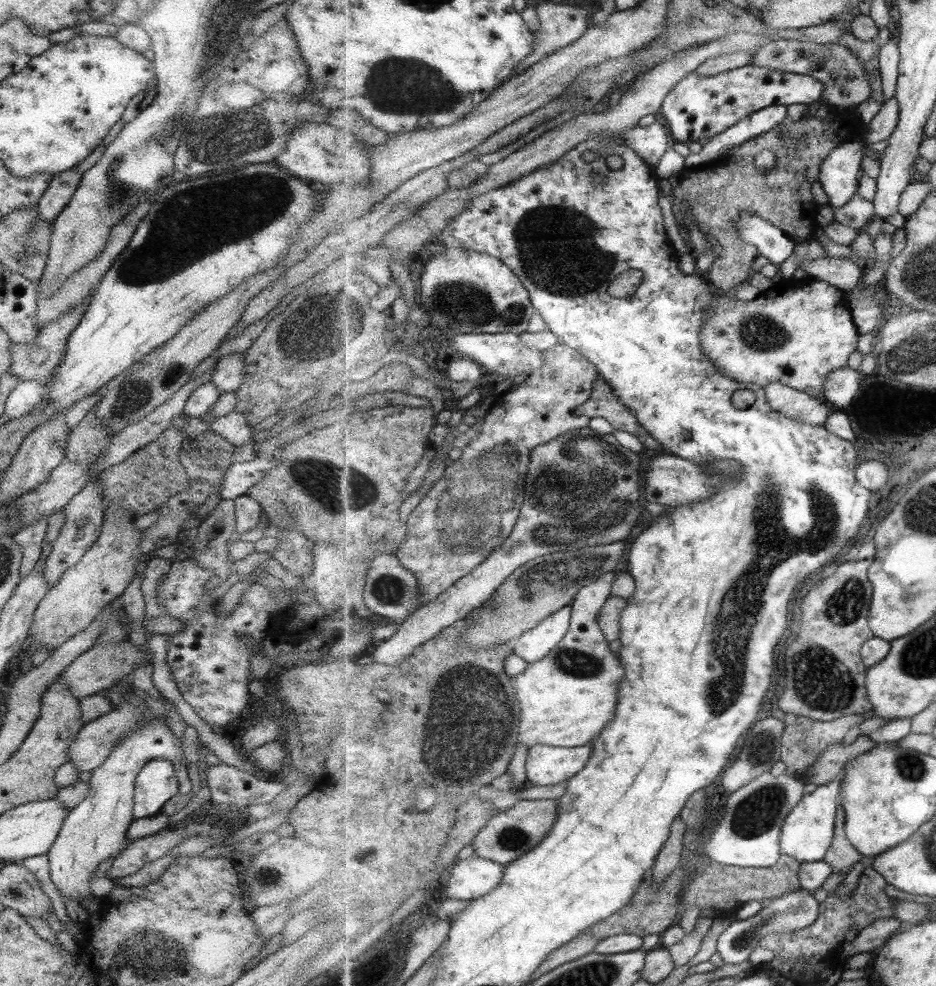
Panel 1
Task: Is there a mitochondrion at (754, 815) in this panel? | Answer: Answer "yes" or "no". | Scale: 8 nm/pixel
yes

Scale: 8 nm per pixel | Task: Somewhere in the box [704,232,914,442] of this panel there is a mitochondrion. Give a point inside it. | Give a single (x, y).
(757, 332)

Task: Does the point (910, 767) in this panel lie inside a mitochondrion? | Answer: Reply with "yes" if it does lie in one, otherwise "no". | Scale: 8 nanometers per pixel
yes

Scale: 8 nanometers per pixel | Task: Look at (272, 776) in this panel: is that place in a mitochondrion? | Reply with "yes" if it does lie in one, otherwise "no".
no

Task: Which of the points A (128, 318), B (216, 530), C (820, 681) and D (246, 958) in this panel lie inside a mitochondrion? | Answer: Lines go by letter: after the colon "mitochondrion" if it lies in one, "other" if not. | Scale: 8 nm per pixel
A: other
B: other
C: mitochondrion
D: other

